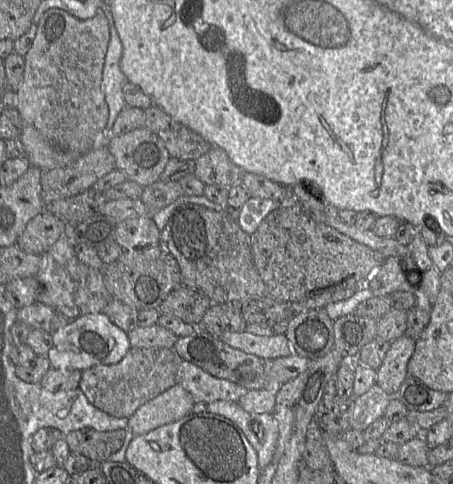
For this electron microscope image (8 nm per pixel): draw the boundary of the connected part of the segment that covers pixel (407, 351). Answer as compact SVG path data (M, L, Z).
M403 335L392 341L376 371L376 384L391 397L396 395L408 375L407 364L413 355L415 340Z

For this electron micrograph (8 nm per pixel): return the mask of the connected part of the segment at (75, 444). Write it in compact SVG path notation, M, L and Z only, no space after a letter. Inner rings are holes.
M80 429L64 435L71 453L81 454L95 464L109 459L122 447L126 430L97 431Z

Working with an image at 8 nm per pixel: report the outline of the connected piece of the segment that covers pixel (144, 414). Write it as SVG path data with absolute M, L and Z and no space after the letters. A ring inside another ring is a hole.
M176 383L154 399L141 405L129 418L128 429L134 435L146 434L191 413L195 404L191 394Z

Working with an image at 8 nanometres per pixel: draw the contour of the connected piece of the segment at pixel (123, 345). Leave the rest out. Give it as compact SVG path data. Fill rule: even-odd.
M103 312L86 314L52 332L52 347L47 357L51 368L85 370L119 362L129 351L128 333L111 322Z

